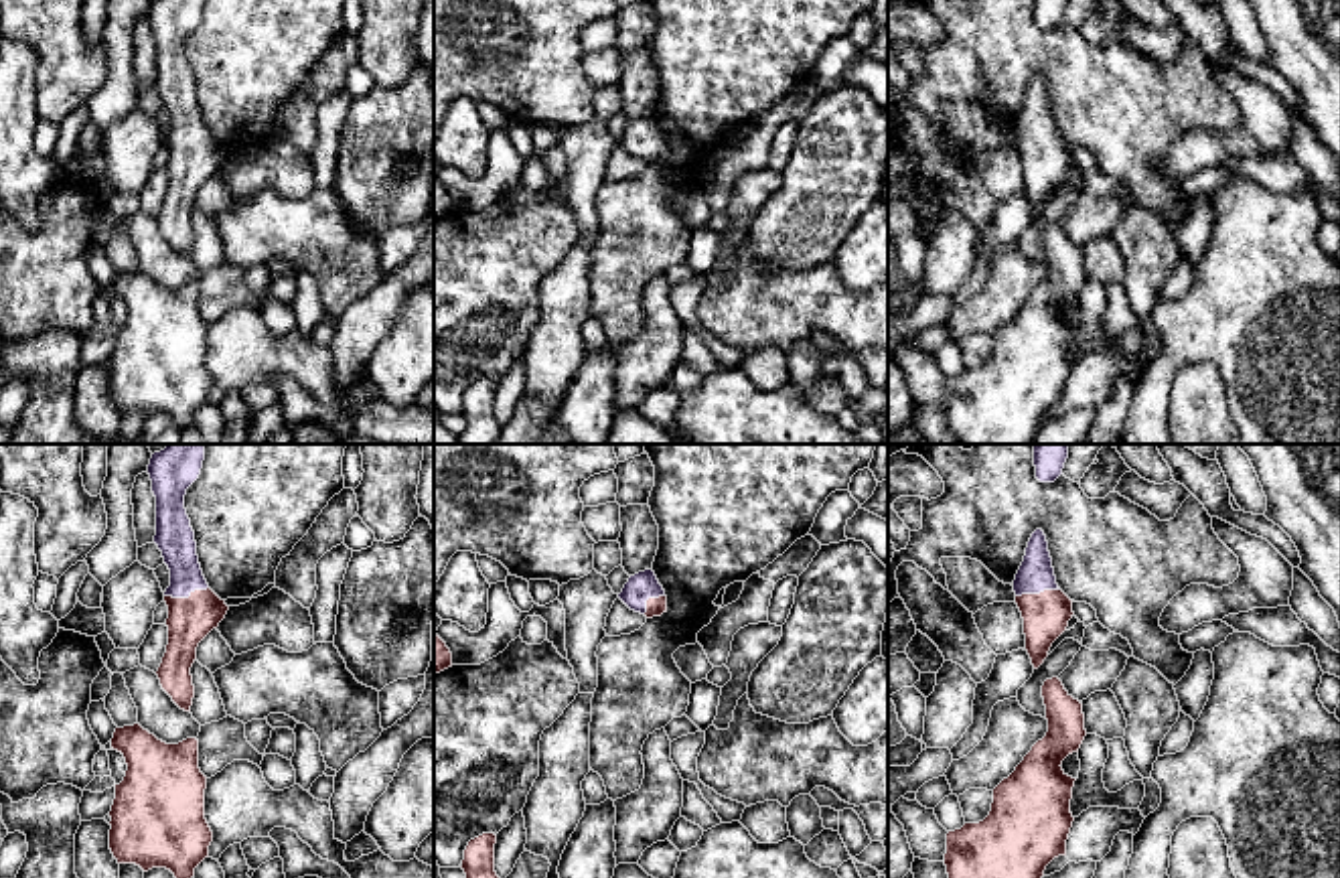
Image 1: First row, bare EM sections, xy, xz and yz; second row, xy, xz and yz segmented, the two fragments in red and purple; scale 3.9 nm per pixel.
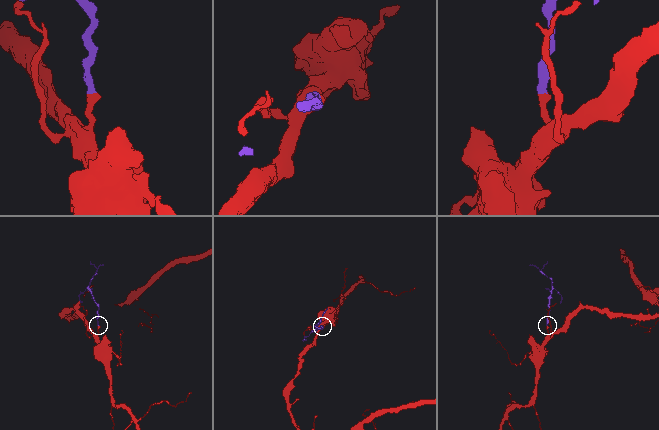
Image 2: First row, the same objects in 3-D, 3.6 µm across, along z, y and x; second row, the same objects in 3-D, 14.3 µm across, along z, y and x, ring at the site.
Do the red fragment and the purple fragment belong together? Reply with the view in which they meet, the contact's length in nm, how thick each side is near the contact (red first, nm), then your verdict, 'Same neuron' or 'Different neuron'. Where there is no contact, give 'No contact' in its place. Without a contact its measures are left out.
Touches red in xy. Shared border 180 nm. Thickness 180 nm (red) against 160 nm. Same neuron

